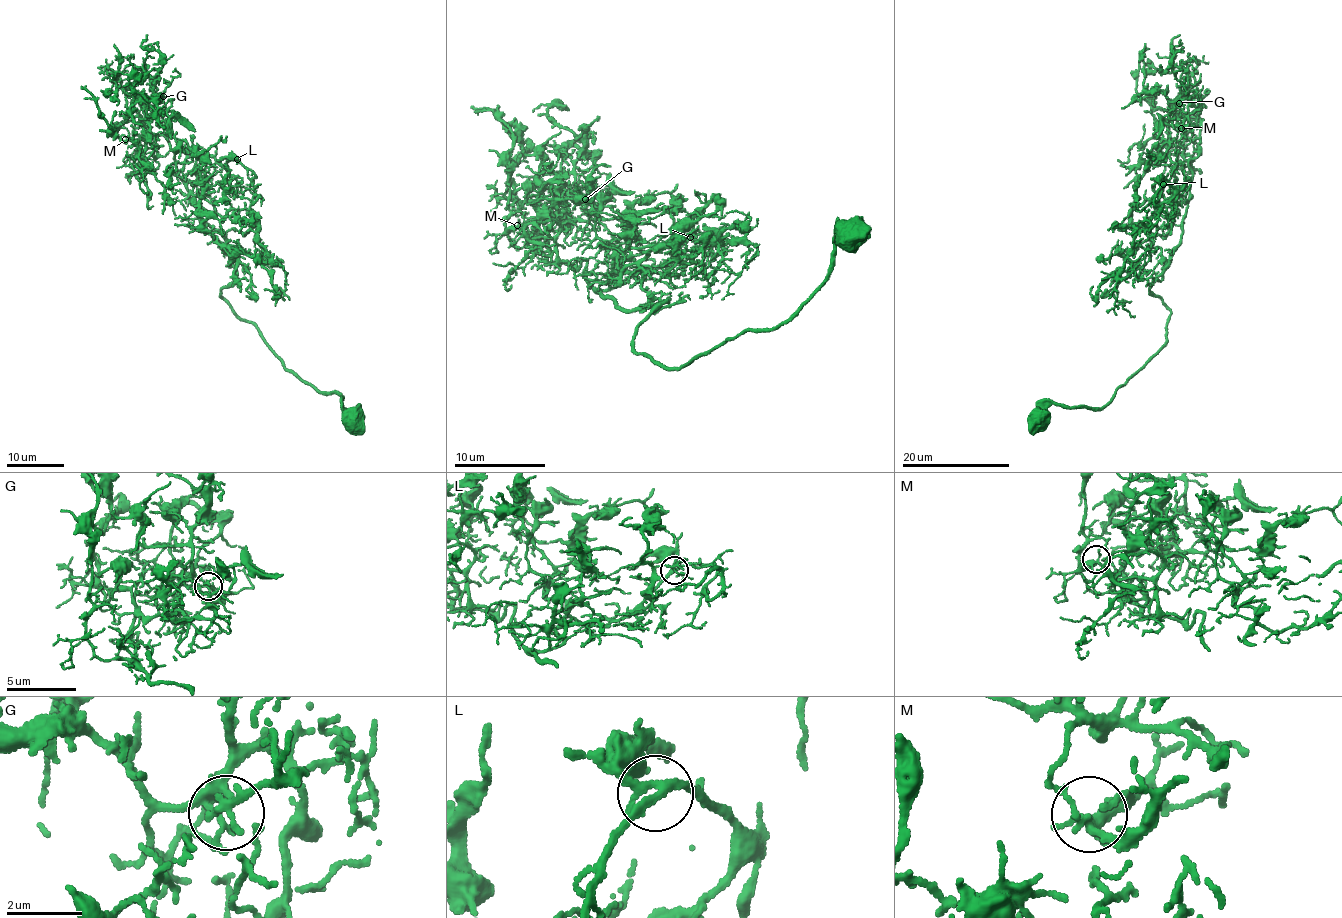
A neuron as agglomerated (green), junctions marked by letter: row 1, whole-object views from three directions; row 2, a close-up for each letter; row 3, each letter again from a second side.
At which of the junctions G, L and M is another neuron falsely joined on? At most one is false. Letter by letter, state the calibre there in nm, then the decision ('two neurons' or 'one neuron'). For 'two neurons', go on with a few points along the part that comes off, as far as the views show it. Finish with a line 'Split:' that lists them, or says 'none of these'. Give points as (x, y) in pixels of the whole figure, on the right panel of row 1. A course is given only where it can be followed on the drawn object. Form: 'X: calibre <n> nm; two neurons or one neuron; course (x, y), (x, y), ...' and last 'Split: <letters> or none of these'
G: calibre 180 nm; one neuron
L: calibre 200 nm; one neuron
M: calibre 200 nm; one neuron
Split: none of these

